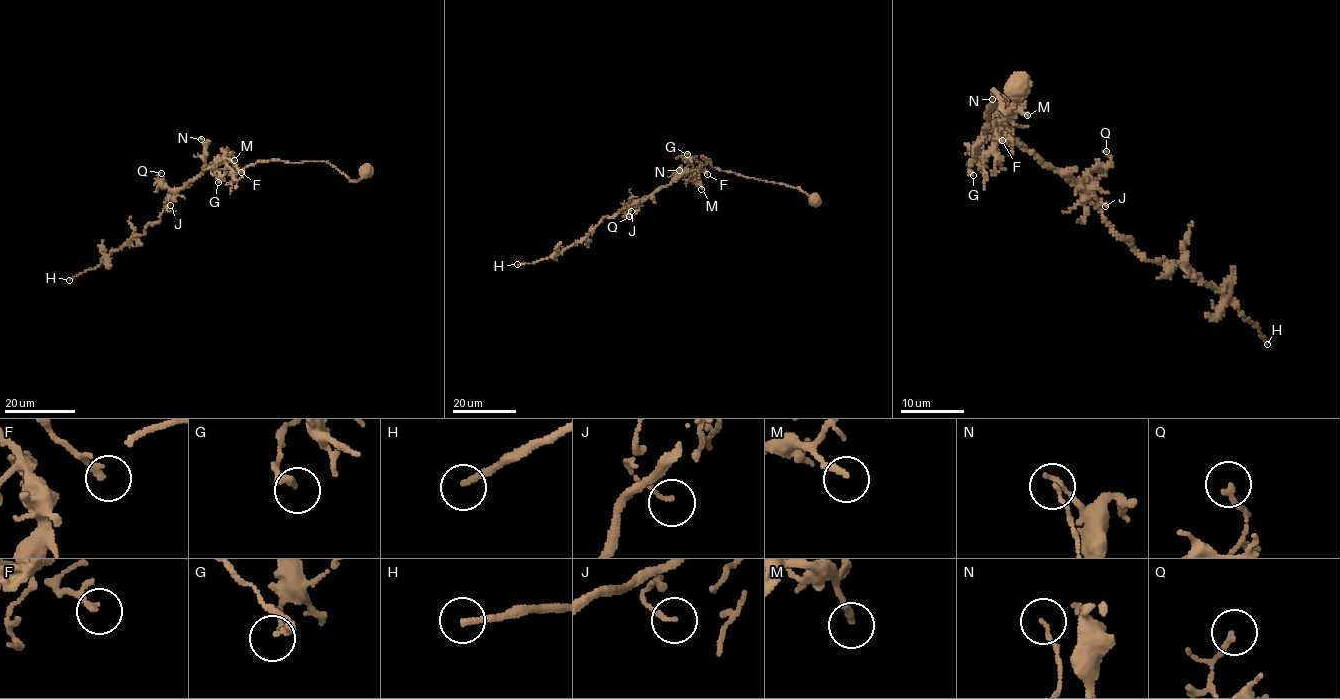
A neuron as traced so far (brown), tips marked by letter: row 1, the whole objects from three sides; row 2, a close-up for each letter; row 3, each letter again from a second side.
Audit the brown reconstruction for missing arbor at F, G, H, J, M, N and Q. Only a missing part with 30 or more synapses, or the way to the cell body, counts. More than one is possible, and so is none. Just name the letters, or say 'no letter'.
H

